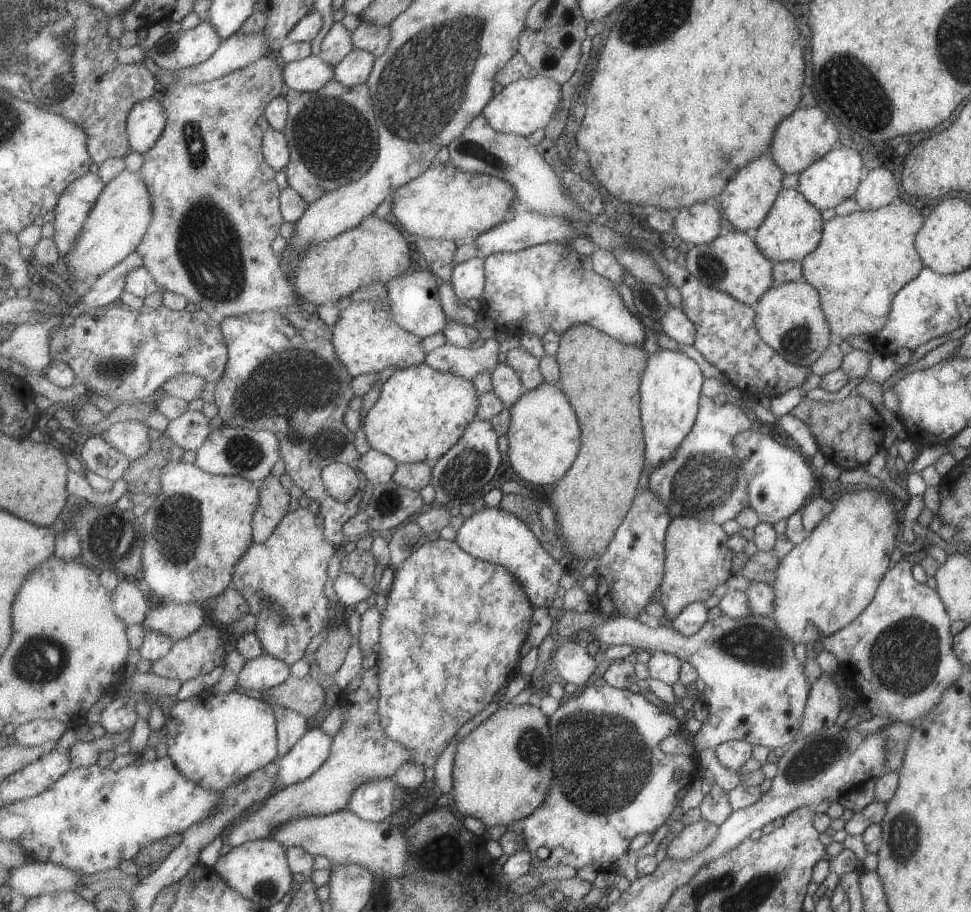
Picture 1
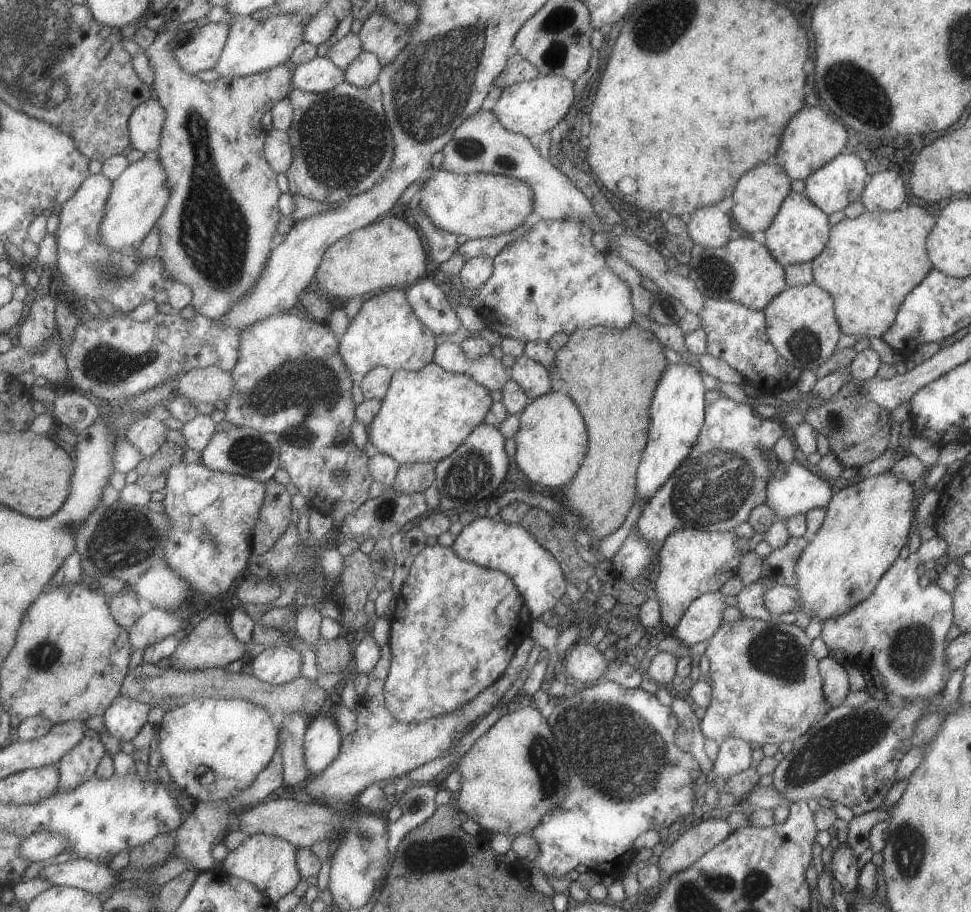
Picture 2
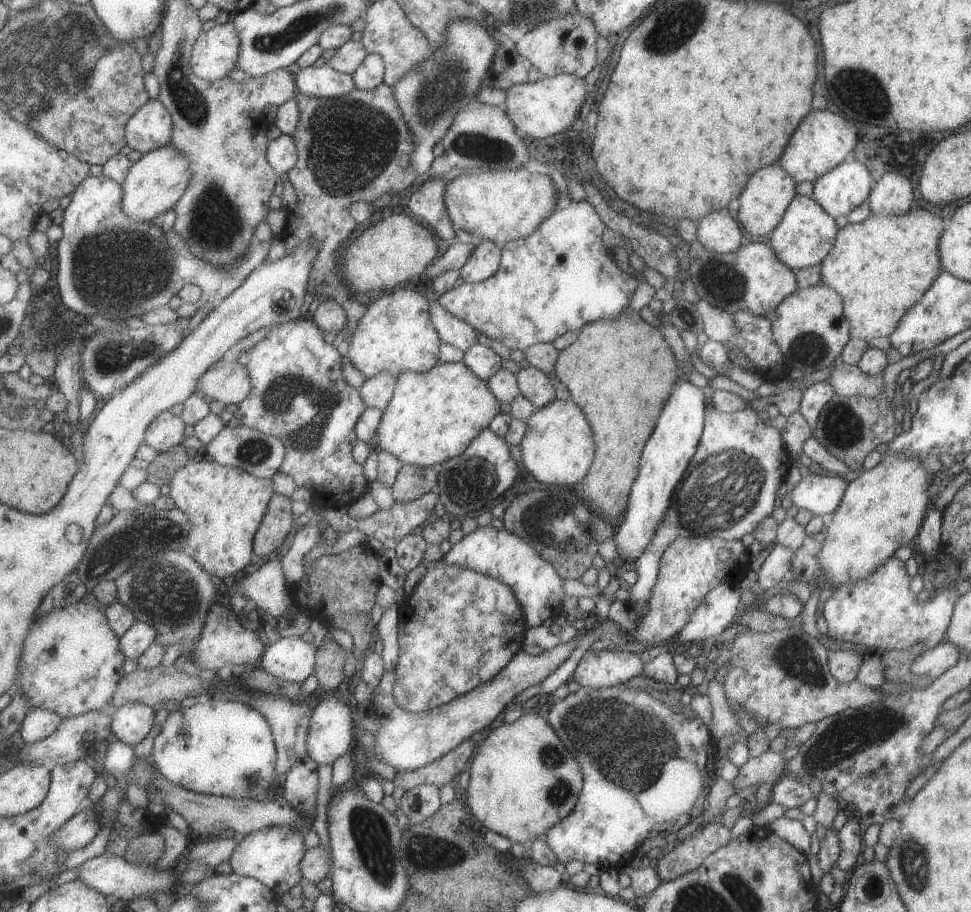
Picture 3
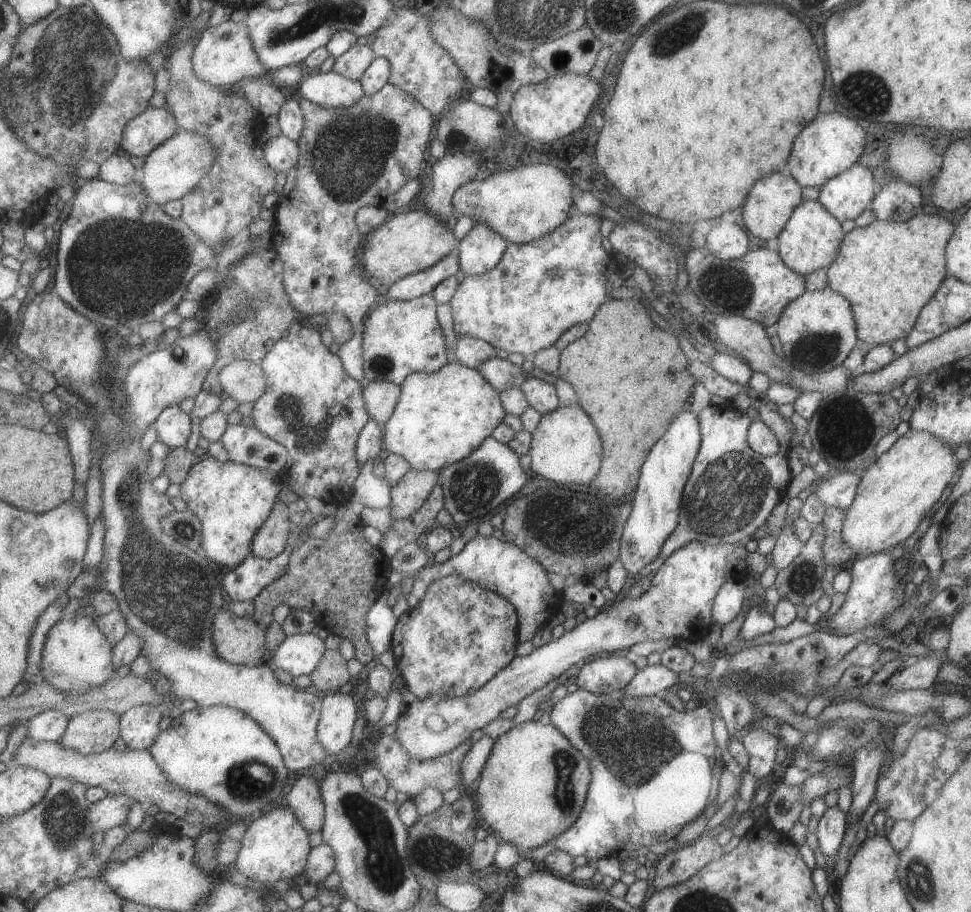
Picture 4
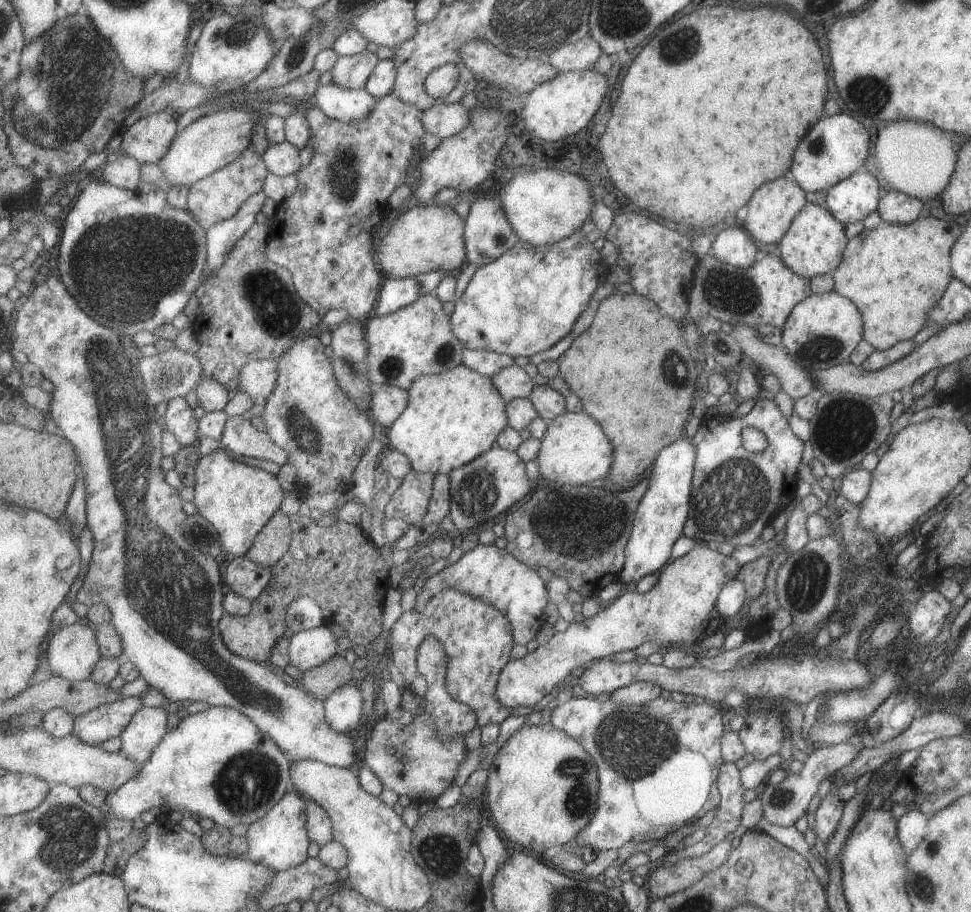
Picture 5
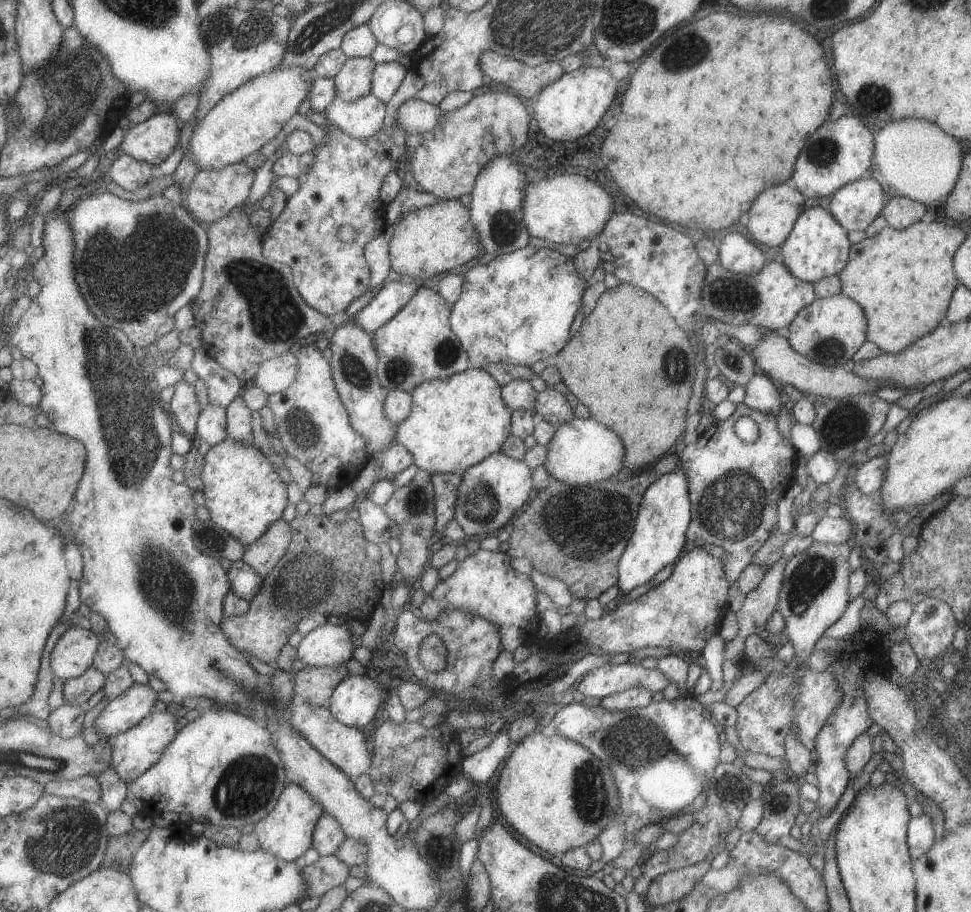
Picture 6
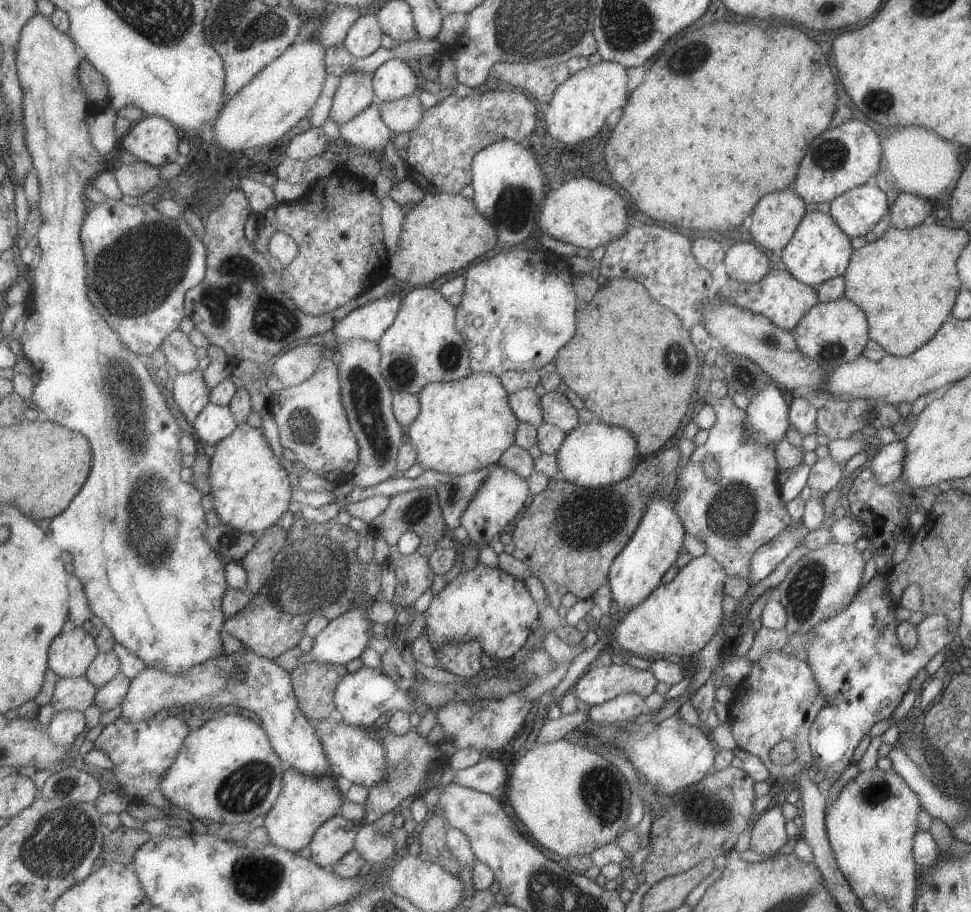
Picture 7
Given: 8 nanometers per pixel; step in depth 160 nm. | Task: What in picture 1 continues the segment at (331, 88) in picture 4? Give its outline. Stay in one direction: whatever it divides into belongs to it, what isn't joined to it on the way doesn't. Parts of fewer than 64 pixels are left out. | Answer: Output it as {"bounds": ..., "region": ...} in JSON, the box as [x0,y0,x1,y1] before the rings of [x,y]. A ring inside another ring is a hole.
{"bounds":[284,54,335,92],"region":[[[319,54],[291,61],[284,68],[287,88],[301,92],[320,91],[328,82],[335,79],[335,75],[335,66],[325,62]]]}

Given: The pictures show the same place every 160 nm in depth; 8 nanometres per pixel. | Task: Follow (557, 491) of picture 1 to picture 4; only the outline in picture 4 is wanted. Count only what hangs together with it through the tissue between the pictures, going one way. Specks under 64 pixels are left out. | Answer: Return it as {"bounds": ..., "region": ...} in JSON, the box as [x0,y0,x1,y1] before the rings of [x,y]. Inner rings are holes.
{"bounds":[559,297,696,500],"region":[[[635,297],[605,300],[588,322],[586,333],[563,349],[559,378],[575,389],[577,406],[593,416],[593,424],[597,424],[603,441],[603,462],[591,484],[593,490],[605,492],[617,500],[631,496],[650,448],[691,399],[696,380],[687,365],[685,355],[677,345],[677,337],[657,327],[647,315],[645,304]]]}

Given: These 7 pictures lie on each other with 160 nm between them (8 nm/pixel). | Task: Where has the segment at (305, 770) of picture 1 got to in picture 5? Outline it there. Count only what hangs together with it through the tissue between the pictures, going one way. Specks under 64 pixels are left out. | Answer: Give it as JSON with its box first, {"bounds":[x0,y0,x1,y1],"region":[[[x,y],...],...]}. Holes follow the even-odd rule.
{"bounds":[325,684,363,734],"region":[[[351,684],[333,691],[325,701],[326,719],[334,731],[354,734],[363,718],[363,694]]]}

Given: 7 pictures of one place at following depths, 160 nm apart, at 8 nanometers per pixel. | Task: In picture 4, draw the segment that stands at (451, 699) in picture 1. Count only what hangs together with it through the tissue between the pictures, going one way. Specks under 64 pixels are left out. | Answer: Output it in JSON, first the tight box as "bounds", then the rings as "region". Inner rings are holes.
{"bounds":[394,575,520,699],"region":[[[449,575],[441,580],[436,580],[429,587],[426,597],[417,609],[409,608],[399,619],[394,632],[394,638],[397,642],[396,652],[399,655],[398,668],[401,676],[406,682],[407,688],[420,699],[427,699],[431,695],[445,695],[452,699],[455,697],[466,697],[479,689],[482,689],[494,676],[503,671],[505,667],[513,662],[515,656],[515,648],[520,640],[520,616],[517,609],[513,606],[509,599],[502,597],[499,593],[486,589],[483,585],[466,581],[463,577],[457,575]]]}

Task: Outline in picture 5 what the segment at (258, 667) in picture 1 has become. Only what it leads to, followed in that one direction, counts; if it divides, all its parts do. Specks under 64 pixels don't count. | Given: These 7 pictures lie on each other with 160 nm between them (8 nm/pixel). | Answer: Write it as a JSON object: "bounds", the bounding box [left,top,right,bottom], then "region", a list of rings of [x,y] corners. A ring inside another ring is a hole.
{"bounds":[290,622,339,673],"region":[[[329,622],[314,629],[290,634],[290,636],[291,664],[303,673],[339,655],[338,636],[331,630]]]}

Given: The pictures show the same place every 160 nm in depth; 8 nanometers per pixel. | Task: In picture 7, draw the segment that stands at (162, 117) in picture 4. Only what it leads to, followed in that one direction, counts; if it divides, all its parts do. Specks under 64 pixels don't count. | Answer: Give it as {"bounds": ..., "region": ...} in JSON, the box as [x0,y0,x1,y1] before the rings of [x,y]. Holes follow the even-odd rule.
{"bounds":[121,115,183,167],"region":[[[149,115],[123,135],[121,144],[139,161],[160,167],[183,161],[179,155],[179,144],[183,138],[170,120]]]}

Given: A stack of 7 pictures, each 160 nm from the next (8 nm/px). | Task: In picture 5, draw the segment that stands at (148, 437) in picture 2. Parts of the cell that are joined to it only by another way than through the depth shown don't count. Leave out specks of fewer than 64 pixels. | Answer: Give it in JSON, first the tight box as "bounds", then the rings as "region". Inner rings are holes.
{"bounds":[164,397,200,447],"region":[[[177,397],[170,401],[164,419],[165,428],[173,432],[183,446],[188,447],[197,440],[200,424],[195,418],[195,410],[187,402],[187,398]]]}

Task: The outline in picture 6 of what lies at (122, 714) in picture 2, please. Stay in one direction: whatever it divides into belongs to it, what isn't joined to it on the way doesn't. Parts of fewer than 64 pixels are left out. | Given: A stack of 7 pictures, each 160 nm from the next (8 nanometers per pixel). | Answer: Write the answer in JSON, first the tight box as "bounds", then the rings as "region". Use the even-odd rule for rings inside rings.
{"bounds":[104,710,179,785],"region":[[[155,710],[136,727],[121,734],[113,735],[107,738],[104,743],[109,744],[113,749],[111,765],[115,767],[119,776],[130,785],[163,758],[167,747],[177,738],[179,733],[177,718],[171,712]]]}

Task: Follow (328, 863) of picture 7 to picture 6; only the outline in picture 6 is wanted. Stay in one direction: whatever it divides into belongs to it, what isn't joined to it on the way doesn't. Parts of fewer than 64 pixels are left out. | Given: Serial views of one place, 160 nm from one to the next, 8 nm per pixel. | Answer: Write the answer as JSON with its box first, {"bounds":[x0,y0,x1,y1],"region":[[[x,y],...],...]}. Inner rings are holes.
{"bounds":[313,812,348,857],"region":[[[326,812],[316,826],[313,847],[319,852],[320,857],[336,855],[348,838],[340,820]]]}

